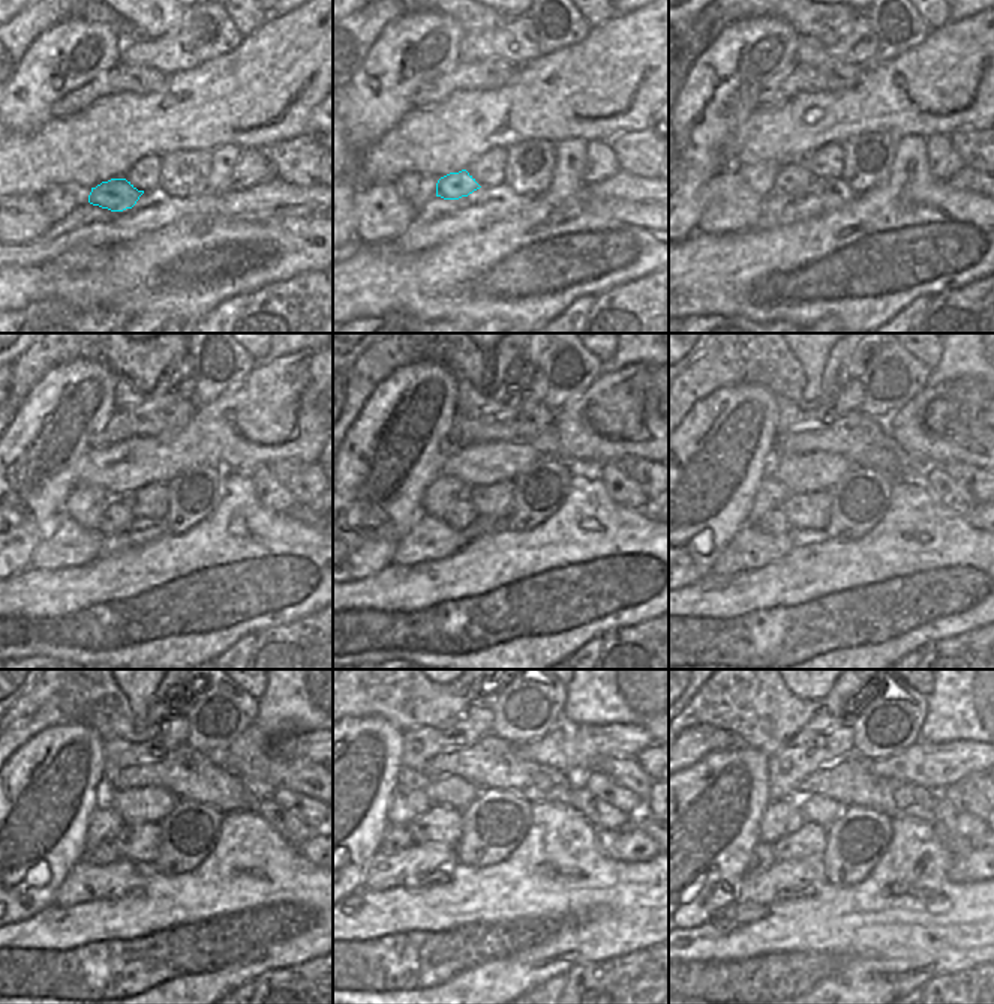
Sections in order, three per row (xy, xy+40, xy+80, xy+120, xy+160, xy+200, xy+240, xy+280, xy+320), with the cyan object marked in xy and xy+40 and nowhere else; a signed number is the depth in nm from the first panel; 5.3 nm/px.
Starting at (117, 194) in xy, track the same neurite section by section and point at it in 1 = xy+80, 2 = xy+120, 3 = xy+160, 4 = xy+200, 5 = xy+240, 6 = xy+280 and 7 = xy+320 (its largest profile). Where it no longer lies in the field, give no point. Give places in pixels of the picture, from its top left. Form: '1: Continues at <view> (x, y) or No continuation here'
1: Continues at xy+80 (792, 177)
2: Continues at xy+120 (117, 517)
3: Continues at xy+160 (452, 520)
4: Continues at xy+200 (774, 521)
5: Continues at xy+240 (104, 853)
6: Continues at xy+280 (431, 853)
7: Continues at xy+320 (763, 856).

